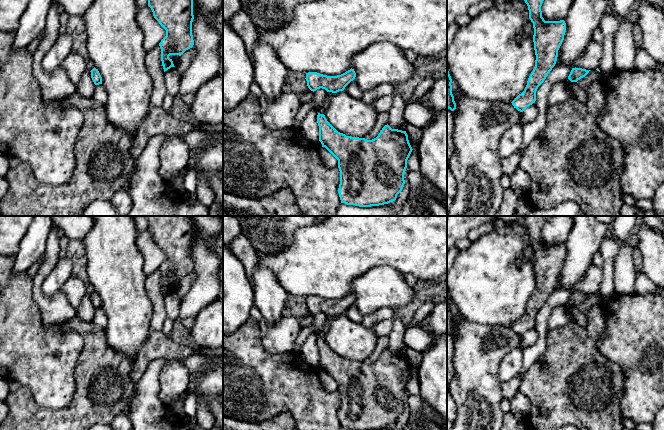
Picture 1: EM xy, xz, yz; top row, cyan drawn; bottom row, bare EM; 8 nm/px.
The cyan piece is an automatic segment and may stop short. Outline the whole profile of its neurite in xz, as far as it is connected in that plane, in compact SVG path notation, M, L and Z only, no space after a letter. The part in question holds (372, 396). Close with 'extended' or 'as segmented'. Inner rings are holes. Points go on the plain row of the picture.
M318 337L319 365L337 384L340 395L338 412L341 427L355 430L379 430L395 425L402 415L407 384L412 376L406 355L385 349L372 364L346 360L338 356Z | as segmented

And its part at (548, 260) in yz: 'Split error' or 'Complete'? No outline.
Complete

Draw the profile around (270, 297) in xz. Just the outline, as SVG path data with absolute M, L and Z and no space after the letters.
M259 264L255 266L253 275L254 305L262 314L263 320L269 324L278 322L288 302L288 293L277 281L275 274Z

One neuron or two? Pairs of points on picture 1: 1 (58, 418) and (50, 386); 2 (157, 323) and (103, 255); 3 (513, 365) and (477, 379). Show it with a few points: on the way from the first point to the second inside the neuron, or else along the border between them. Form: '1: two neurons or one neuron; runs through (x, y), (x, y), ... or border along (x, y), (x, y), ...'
1: two neurons; border along (74, 394), (61, 408), (42, 407), (33, 399)
2: two neurons; border along (146, 293), (152, 305), (150, 322), (152, 328)
3: two neurons; border along (510, 351), (500, 363), (498, 369), (500, 381)

